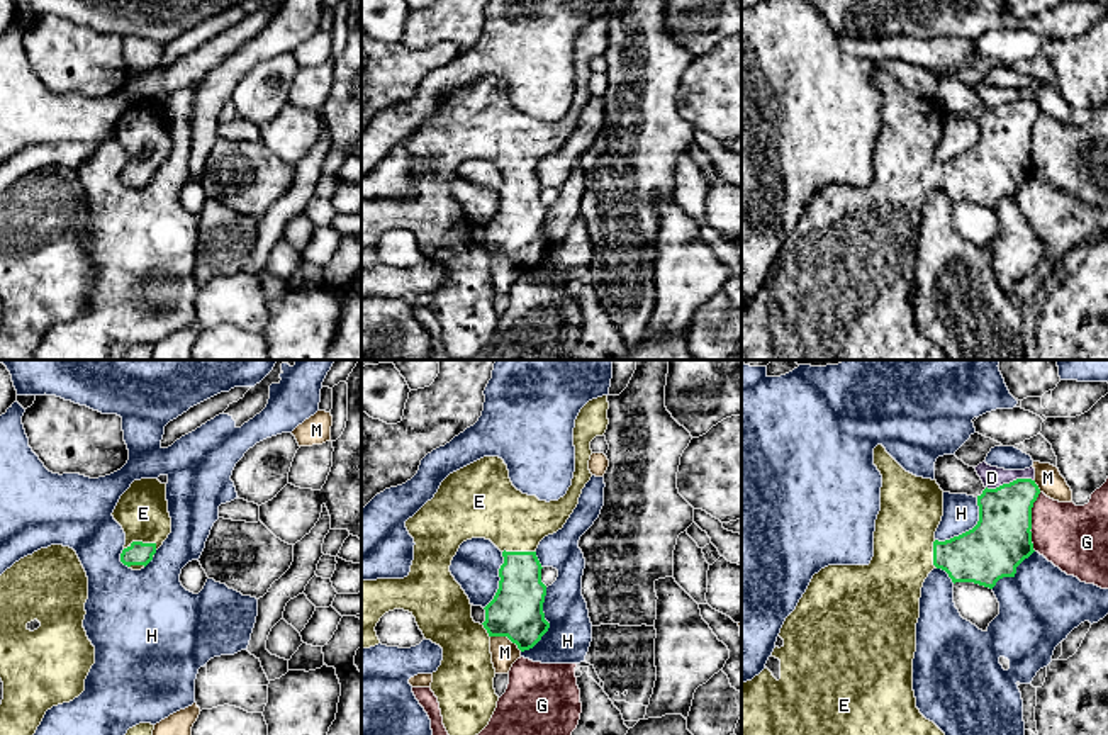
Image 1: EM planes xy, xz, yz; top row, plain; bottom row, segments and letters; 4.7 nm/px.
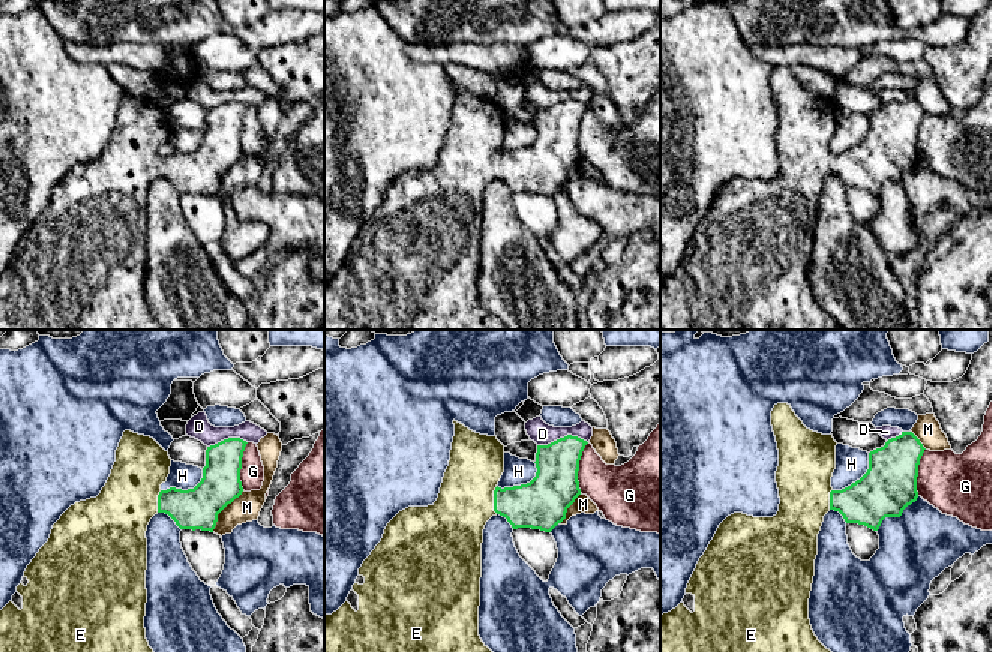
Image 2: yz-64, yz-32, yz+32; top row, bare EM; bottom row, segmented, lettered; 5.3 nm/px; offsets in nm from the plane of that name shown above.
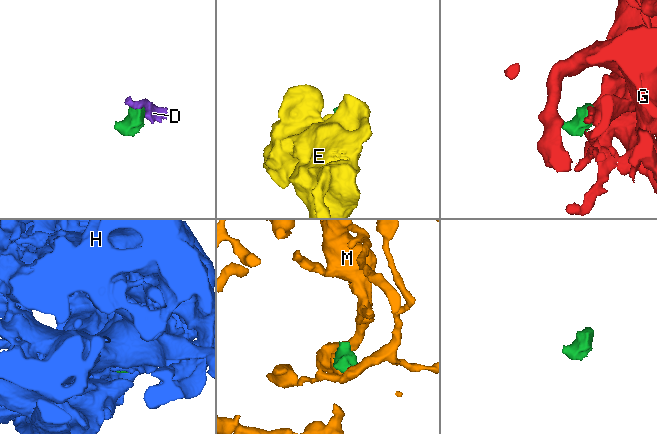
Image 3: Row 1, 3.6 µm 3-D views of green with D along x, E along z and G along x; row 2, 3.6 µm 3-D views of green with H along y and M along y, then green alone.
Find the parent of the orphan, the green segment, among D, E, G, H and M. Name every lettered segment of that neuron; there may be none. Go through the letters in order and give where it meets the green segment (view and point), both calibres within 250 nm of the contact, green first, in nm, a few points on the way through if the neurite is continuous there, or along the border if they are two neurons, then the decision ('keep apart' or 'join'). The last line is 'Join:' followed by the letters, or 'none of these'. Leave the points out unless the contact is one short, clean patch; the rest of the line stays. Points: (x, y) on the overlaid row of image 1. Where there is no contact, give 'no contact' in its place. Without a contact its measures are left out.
D: meets green in yz at (1010, 482); 260 nm thick on the green side, 100 nm on the other; border along yz (1032, 479), (1013, 479), (986, 488); keep apart
E: meets green in xy at (139, 542); 110 nm thick on the green side, 240 nm on the other; join
G: meets green in yz at (1030, 521); 280 nm thick on the green side, 320 nm on the other; border along yz (1040, 493), (1032, 508), (1030, 542), (1034, 550); keep apart
H: meets green in xz at (548, 623); 260 nm thick on the green side, 220 nm on the other; keep apart
M: meets green in xz at (506, 635); 260 nm thick on the green side, 120 nm on the other; keep apart
Join: E

